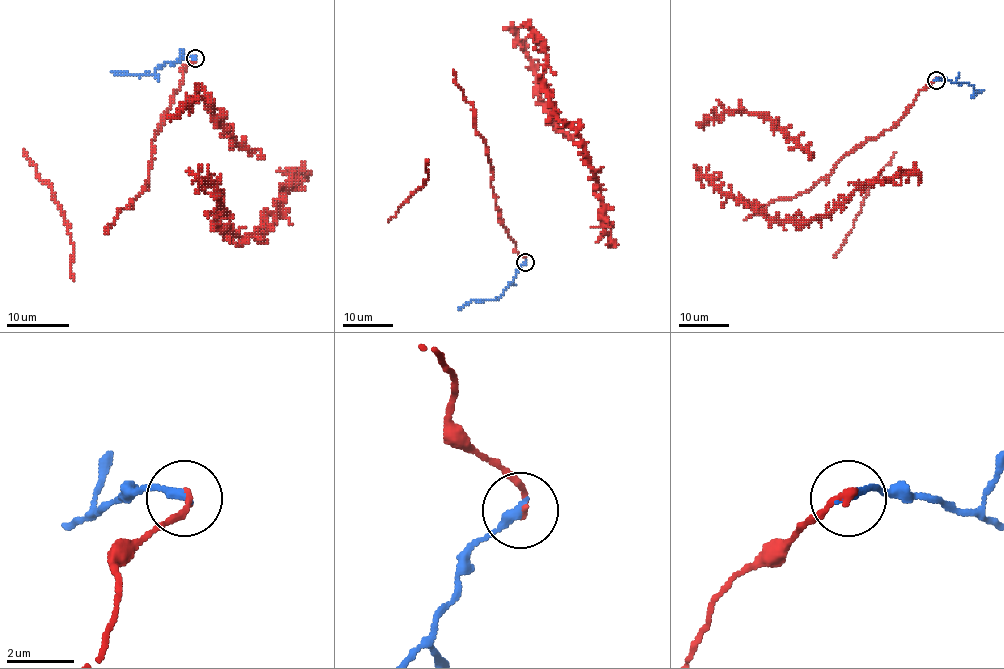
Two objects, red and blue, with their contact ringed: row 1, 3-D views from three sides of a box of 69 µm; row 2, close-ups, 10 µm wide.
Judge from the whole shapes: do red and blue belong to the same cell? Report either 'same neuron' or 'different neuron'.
same neuron

